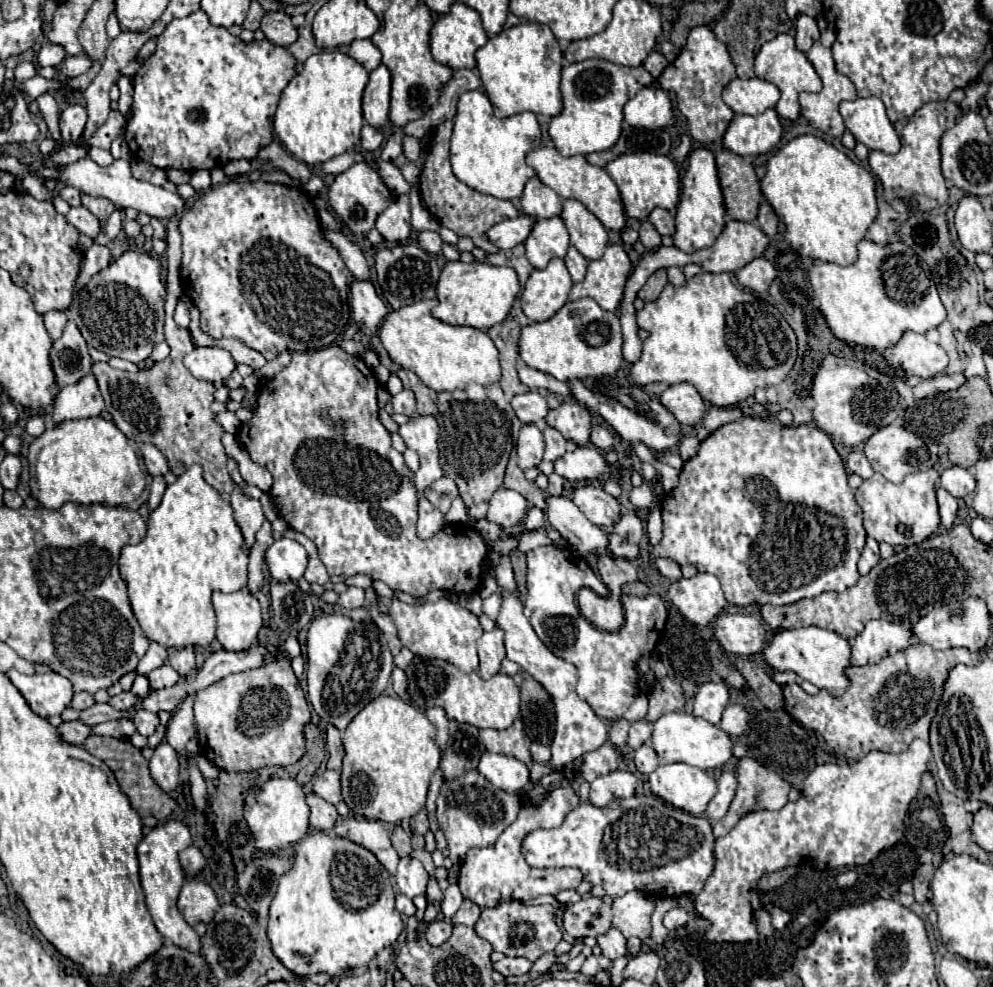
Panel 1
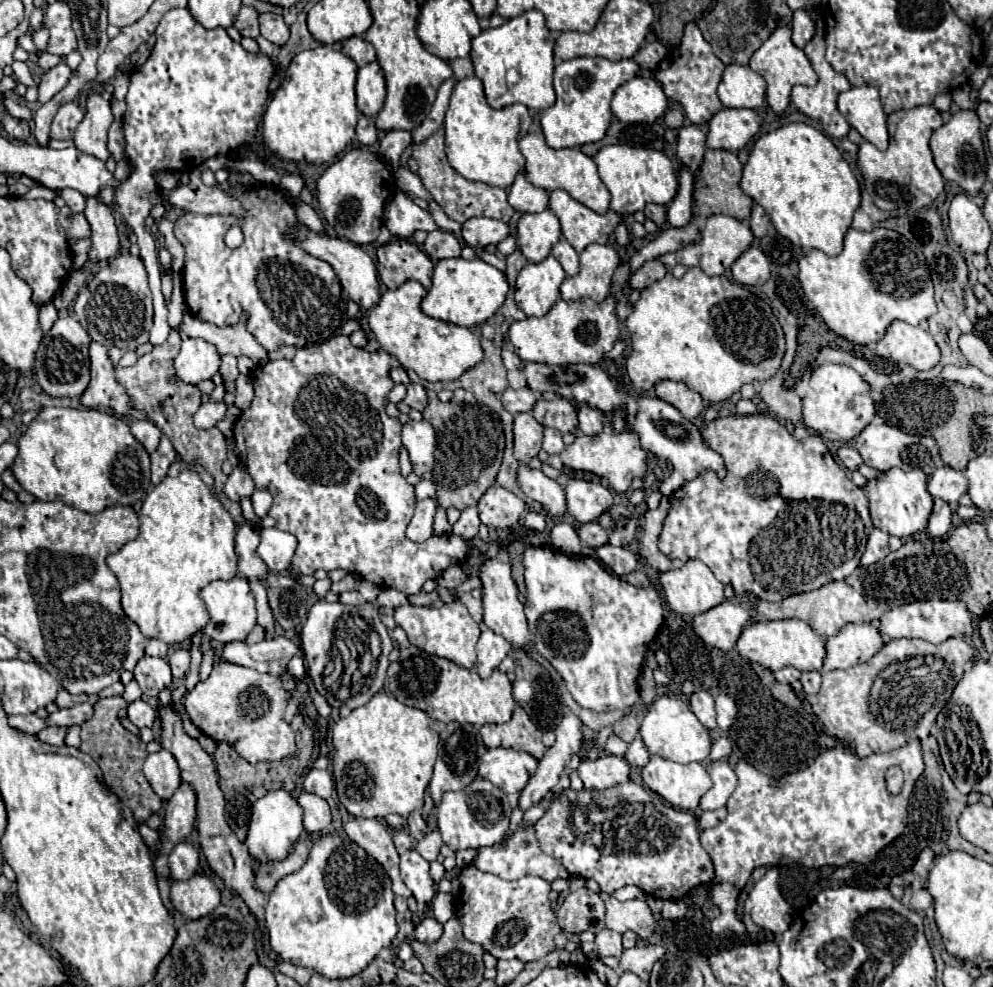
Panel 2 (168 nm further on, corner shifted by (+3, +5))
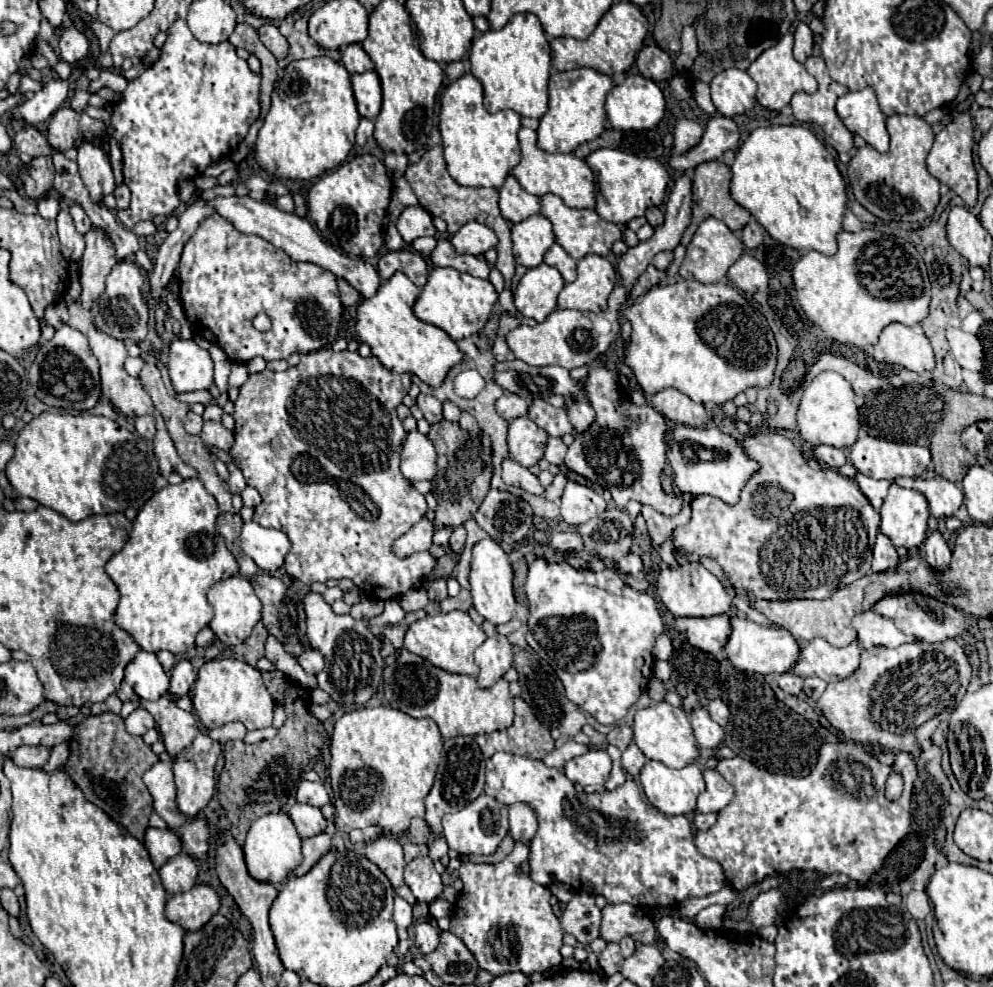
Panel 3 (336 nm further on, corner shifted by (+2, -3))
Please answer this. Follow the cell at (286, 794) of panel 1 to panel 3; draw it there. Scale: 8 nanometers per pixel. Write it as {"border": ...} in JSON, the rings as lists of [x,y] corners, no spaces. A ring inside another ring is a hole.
{"border":[[[267,813],[251,825],[243,853],[247,869],[255,879],[265,883],[281,883],[301,863],[301,837],[297,835],[297,829],[287,813]]]}

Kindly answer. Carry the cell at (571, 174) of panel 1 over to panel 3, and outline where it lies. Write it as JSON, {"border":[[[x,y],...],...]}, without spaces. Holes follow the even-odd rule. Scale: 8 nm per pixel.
{"border":[[[523,127],[519,131],[519,145],[521,145],[521,163],[511,171],[521,187],[537,197],[543,197],[547,193],[553,193],[563,199],[567,207],[575,209],[593,209],[597,203],[595,199],[595,177],[589,165],[585,165],[583,159],[577,159],[575,155],[565,153],[547,153],[537,147],[537,133],[533,129]]]}

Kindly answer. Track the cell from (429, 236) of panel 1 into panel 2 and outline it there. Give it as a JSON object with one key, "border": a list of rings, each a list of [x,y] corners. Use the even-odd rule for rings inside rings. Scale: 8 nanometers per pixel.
{"border":[[[436,229],[426,237],[424,251],[430,255],[432,261],[440,261],[444,257],[460,257],[462,245],[454,233]]]}

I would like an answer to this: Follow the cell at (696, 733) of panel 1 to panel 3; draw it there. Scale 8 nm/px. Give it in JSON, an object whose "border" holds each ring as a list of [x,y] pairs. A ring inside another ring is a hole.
{"border":[[[667,701],[655,703],[655,707],[647,707],[635,713],[635,743],[643,751],[647,759],[659,761],[671,769],[683,769],[699,759],[699,747],[693,737],[693,729],[689,725],[689,717],[681,707],[673,707]]]}

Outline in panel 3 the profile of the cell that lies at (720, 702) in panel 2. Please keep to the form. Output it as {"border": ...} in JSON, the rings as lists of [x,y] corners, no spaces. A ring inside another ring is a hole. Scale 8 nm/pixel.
{"border":[[[713,699],[713,701],[709,701],[707,709],[709,709],[713,721],[717,721],[721,727],[727,725],[727,721],[729,721],[729,707],[727,707],[721,699]]]}

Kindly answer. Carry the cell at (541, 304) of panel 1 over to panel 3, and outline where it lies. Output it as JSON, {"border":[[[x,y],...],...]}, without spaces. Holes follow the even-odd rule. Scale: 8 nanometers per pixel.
{"border":[[[547,263],[527,269],[513,293],[517,311],[539,323],[545,321],[549,313],[557,307],[557,295],[563,285],[565,281],[561,273]]]}

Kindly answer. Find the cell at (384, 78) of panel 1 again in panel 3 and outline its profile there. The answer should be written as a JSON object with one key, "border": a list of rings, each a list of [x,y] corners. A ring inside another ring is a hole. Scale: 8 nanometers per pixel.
{"border":[[[367,71],[359,75],[351,75],[351,85],[353,85],[355,99],[357,99],[359,115],[365,119],[375,119],[377,113],[381,111],[381,101],[383,101],[381,81],[377,73]]]}

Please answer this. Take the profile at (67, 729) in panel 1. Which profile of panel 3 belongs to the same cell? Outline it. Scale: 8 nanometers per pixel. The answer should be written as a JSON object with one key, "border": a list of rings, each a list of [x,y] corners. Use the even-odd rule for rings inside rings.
{"border":[[[37,745],[37,747],[19,747],[11,759],[19,767],[43,767],[51,755],[51,747]]]}

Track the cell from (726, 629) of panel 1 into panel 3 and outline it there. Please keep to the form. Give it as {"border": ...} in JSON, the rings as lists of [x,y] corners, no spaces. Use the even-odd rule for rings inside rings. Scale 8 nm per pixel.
{"border":[[[715,615],[715,617],[681,617],[675,621],[675,629],[683,633],[689,643],[697,649],[707,653],[719,653],[729,641],[731,617],[729,615]]]}

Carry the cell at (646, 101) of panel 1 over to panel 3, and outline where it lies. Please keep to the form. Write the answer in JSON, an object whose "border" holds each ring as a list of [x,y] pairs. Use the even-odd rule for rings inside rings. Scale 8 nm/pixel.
{"border":[[[629,75],[611,89],[611,93],[607,95],[605,109],[613,129],[619,129],[619,131],[653,129],[665,115],[665,99],[661,89],[651,79],[645,79],[641,75]]]}

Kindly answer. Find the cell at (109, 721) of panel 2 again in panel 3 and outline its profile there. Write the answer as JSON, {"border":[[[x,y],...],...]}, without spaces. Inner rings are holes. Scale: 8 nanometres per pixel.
{"border":[[[115,713],[89,715],[75,725],[75,739],[71,743],[71,757],[65,763],[71,779],[83,789],[85,797],[99,805],[113,821],[123,825],[133,837],[143,841],[149,827],[149,815],[153,813],[153,799],[143,785],[143,773],[159,759],[141,737],[133,737],[125,731],[123,719]]]}

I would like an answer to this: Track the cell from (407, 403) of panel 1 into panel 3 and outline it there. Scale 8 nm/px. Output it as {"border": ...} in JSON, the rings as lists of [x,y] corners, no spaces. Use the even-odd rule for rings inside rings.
{"border":[[[419,393],[417,397],[417,407],[423,411],[423,417],[433,425],[433,423],[439,423],[443,419],[443,413],[441,413],[441,401],[437,401],[435,397],[431,395],[425,395],[425,393]]]}

